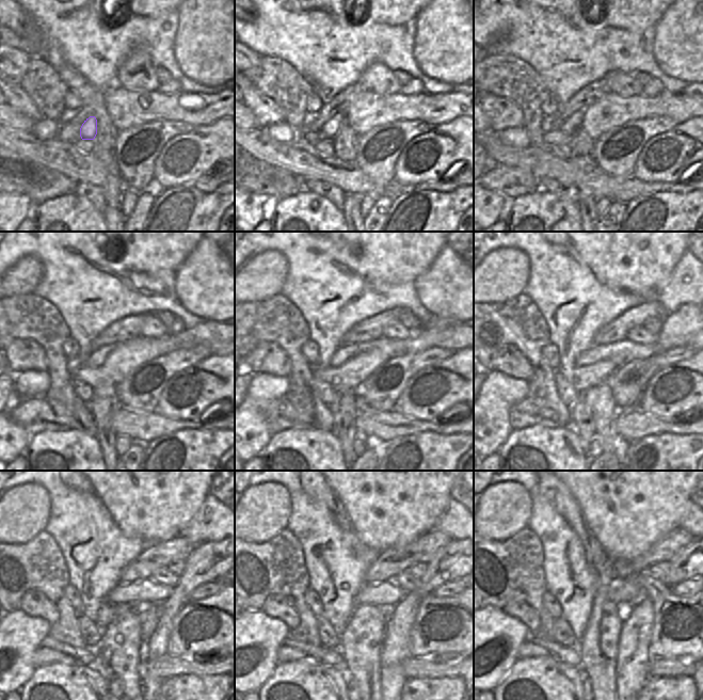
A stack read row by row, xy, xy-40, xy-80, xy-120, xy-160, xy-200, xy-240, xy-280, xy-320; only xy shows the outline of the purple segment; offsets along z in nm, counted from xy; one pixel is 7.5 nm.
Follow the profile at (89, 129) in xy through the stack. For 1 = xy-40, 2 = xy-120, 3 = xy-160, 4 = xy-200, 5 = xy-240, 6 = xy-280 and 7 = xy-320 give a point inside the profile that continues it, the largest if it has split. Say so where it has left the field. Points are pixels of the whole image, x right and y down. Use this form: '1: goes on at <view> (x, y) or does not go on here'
1: goes on at xy-40 (331, 128)
2: goes on at xy-120 (97, 358)
3: goes on at xy-160 (395, 348)
4: goes on at xy-200 (621, 352)
5: goes on at xy-240 (145, 592)
6: goes on at xy-280 (387, 594)
7: goes on at xy-320 (622, 591)

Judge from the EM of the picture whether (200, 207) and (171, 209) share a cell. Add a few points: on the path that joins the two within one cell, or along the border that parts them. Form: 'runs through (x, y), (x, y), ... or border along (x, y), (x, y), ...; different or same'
runs through (192, 209), (178, 209); same

